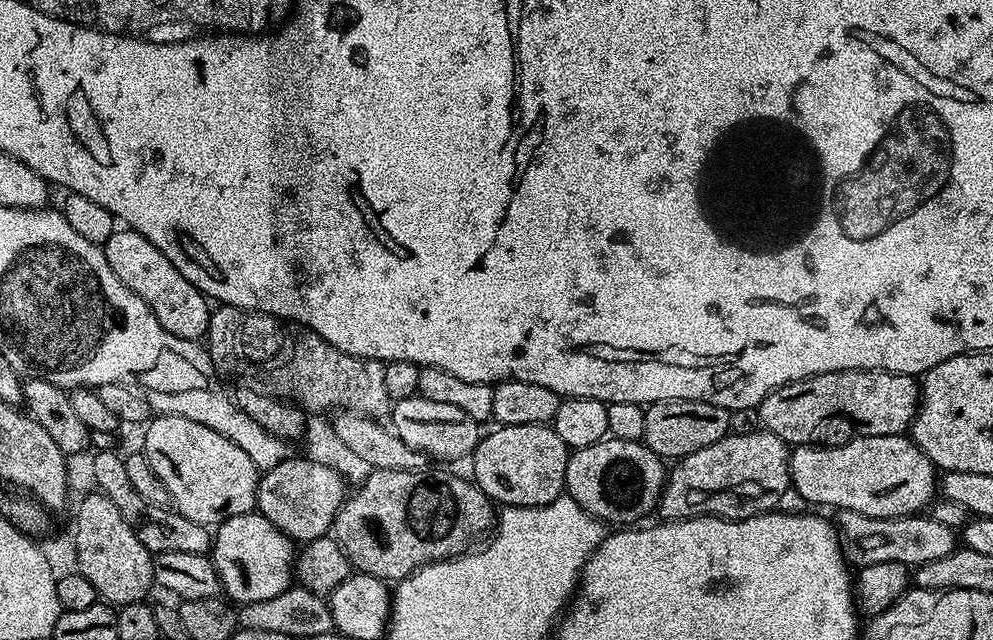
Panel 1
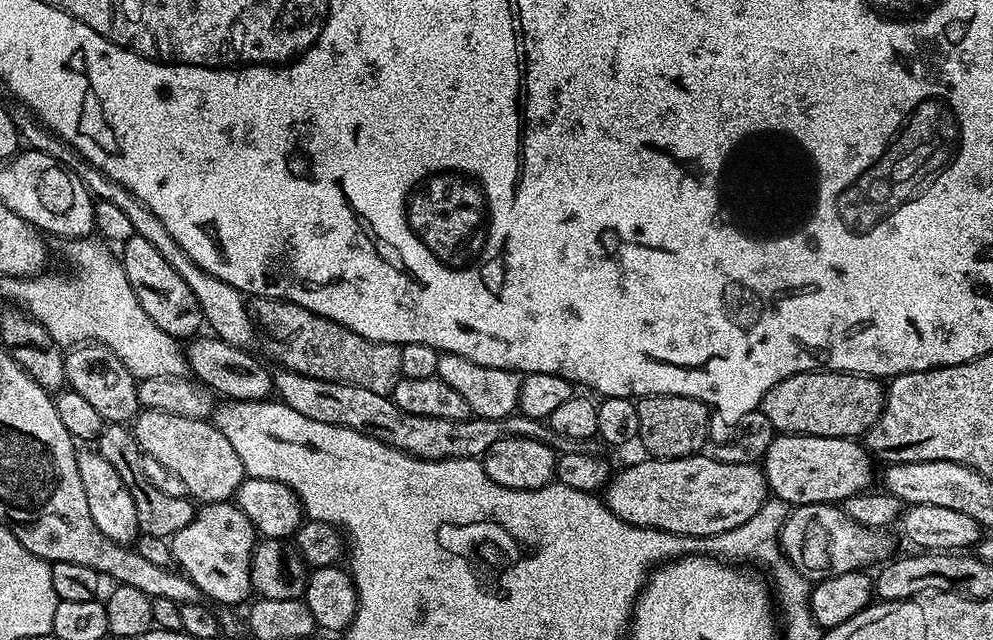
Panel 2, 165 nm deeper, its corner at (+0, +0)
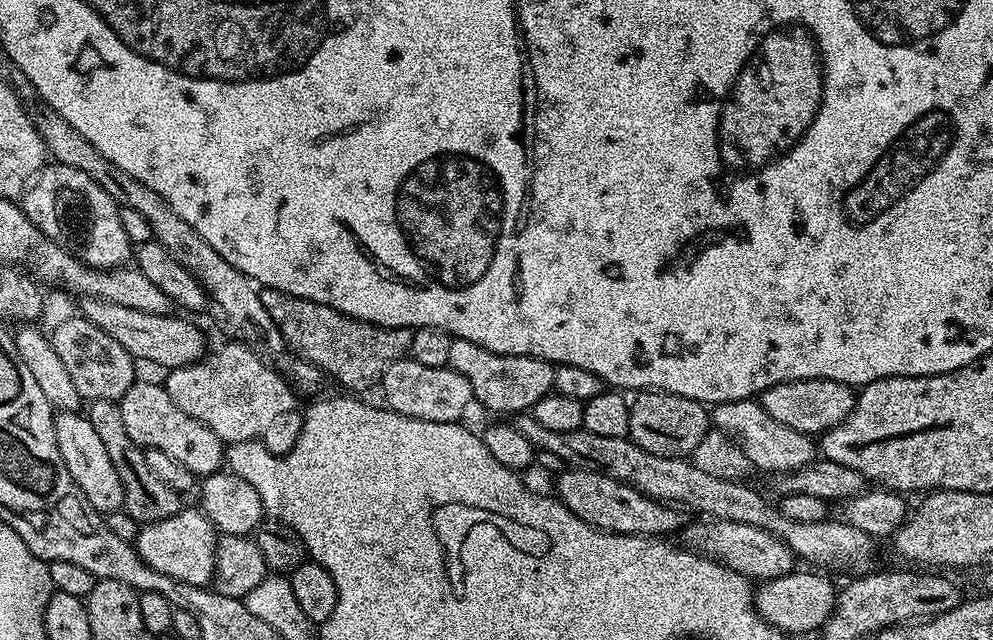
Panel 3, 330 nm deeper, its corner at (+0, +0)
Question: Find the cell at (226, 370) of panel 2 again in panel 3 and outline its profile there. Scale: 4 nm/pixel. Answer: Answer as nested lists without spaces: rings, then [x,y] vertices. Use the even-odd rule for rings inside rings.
[[[84,298],[79,303],[79,311],[84,319],[94,322],[98,330],[106,330],[106,334],[110,334],[114,342],[118,342],[118,346],[126,349],[137,362],[145,360],[148,364],[157,364],[163,370],[171,370],[195,364],[205,355],[203,334],[190,321],[183,320],[188,319],[183,315],[146,314],[142,310],[118,306],[118,302],[106,302],[99,298]]]

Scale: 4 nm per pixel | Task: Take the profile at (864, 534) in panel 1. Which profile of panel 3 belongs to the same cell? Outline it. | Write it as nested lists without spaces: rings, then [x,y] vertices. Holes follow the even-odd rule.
[[[700,518],[697,524],[685,523],[682,529],[683,547],[696,556],[718,562],[738,574],[747,576],[753,582],[773,580],[794,571],[794,553],[787,548],[774,534],[758,526],[746,526],[742,522]]]

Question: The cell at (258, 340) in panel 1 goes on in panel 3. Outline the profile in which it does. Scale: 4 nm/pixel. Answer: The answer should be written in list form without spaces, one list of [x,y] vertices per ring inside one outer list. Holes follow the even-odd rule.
[[[277,288],[259,289],[262,298],[262,306],[266,306],[266,314],[274,318],[274,326],[282,330],[282,338],[288,344],[289,349],[302,360],[308,360],[321,373],[333,376],[340,384],[345,384],[345,389],[372,388],[384,379],[384,372],[395,360],[405,359],[412,351],[411,328],[383,328],[370,322],[362,322],[353,316],[342,314],[322,302],[310,302],[301,296],[295,296],[289,292],[283,292]]]

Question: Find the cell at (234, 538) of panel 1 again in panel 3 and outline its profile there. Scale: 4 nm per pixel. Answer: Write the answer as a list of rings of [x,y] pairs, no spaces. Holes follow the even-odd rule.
[[[181,507],[174,518],[145,524],[136,535],[134,547],[144,564],[149,564],[158,574],[166,574],[175,580],[191,584],[207,585],[212,578],[216,561],[216,527],[209,522],[199,507]]]

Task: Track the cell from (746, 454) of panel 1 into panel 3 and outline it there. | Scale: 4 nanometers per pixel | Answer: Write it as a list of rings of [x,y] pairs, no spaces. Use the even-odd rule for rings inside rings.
[[[569,467],[559,473],[555,480],[554,492],[561,502],[578,514],[582,522],[602,532],[617,532],[619,536],[664,538],[669,535],[667,532],[679,533],[686,523],[685,513],[679,507],[651,500],[638,490],[594,470]]]

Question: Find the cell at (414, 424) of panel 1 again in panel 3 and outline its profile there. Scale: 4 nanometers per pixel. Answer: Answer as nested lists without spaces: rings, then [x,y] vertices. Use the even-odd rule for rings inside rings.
[[[411,358],[395,360],[385,370],[383,388],[383,403],[392,411],[426,422],[455,424],[461,419],[460,415],[474,404],[470,382],[466,382],[462,374],[450,367],[422,366],[422,362]]]

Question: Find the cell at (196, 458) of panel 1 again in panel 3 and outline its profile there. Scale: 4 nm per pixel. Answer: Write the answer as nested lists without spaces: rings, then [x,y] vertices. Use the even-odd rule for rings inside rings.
[[[144,378],[137,379],[118,403],[122,410],[122,422],[126,425],[126,434],[130,434],[130,438],[134,438],[134,442],[141,448],[163,450],[165,454],[170,454],[170,458],[182,462],[182,466],[188,467],[198,478],[221,471],[226,460],[224,441],[218,438],[218,434],[214,434],[214,430],[210,430],[210,426],[178,410],[163,383],[147,384]]]

